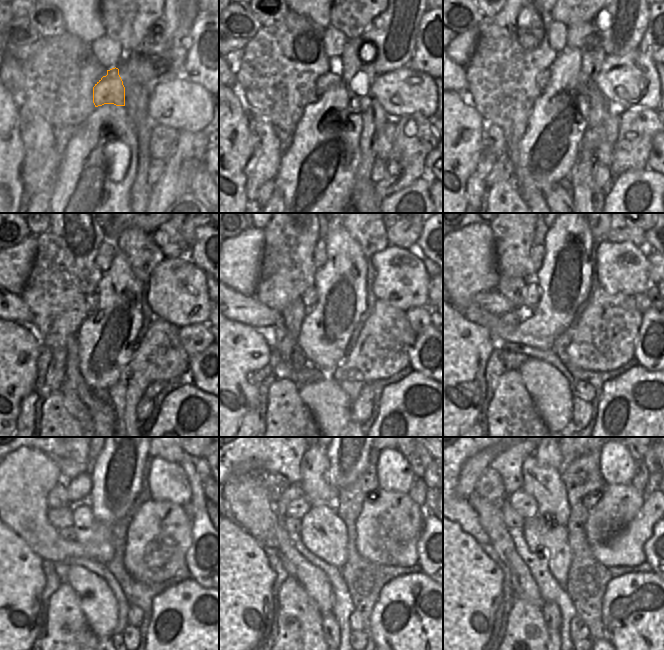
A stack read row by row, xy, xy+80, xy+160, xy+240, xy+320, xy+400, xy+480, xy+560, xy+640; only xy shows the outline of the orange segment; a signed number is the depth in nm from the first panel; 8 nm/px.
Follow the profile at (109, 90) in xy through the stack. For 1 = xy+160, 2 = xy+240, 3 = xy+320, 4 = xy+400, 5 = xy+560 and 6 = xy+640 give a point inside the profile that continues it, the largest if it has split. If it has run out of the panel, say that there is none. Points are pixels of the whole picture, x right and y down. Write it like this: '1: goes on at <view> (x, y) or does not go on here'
1: goes on at xy+160 (543, 78)
2: goes on at xy+240 (93, 299)
3: goes on at xy+320 (310, 297)
4: goes on at xy+400 (532, 292)
5: goes on at xy+560 (323, 533)
6: goes on at xy+640 (551, 541)

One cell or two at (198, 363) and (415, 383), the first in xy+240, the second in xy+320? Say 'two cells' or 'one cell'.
two cells

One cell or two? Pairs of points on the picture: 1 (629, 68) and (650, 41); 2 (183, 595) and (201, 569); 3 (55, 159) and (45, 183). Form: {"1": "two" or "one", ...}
{"1": "two", "2": "two", "3": "one"}

